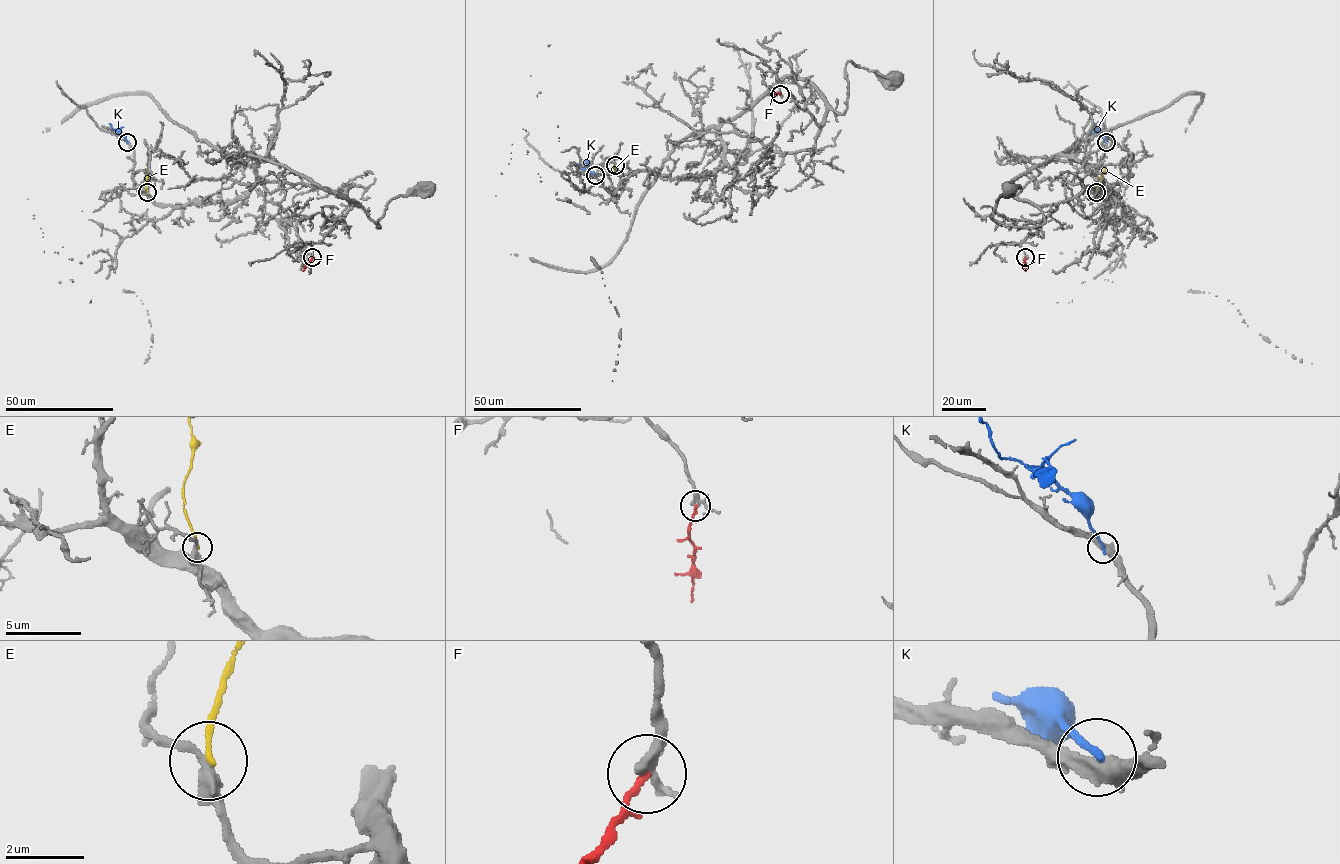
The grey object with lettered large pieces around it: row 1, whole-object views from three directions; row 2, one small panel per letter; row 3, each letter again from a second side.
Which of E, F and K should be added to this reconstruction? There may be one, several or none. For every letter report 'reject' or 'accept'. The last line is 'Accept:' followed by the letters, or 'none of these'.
E: reject
F: accept
K: reject
Accept: F

